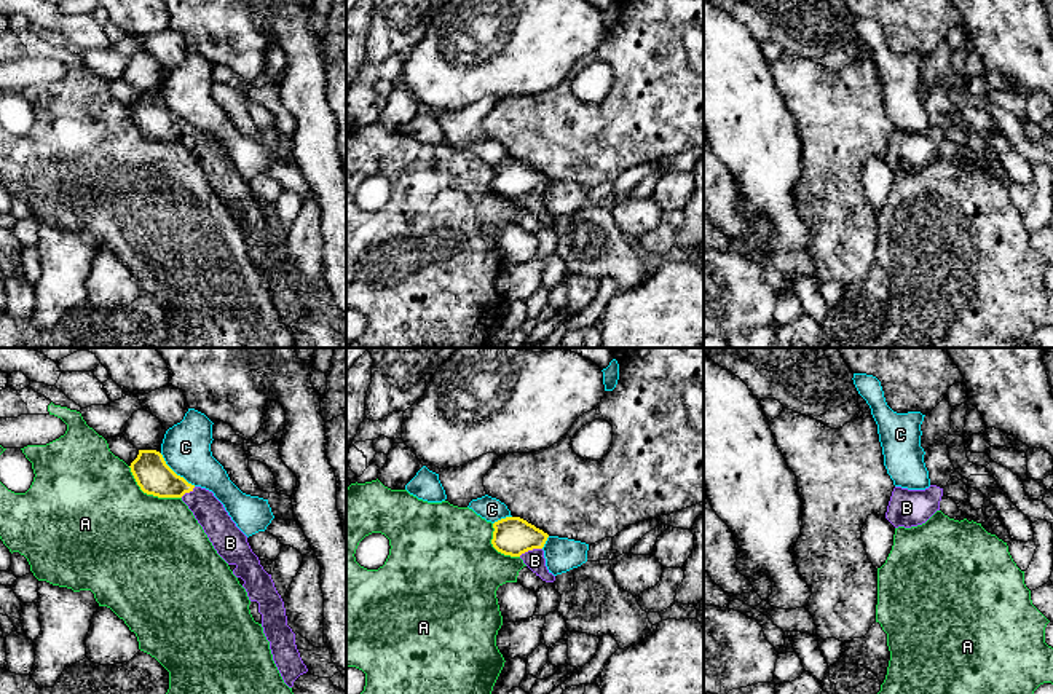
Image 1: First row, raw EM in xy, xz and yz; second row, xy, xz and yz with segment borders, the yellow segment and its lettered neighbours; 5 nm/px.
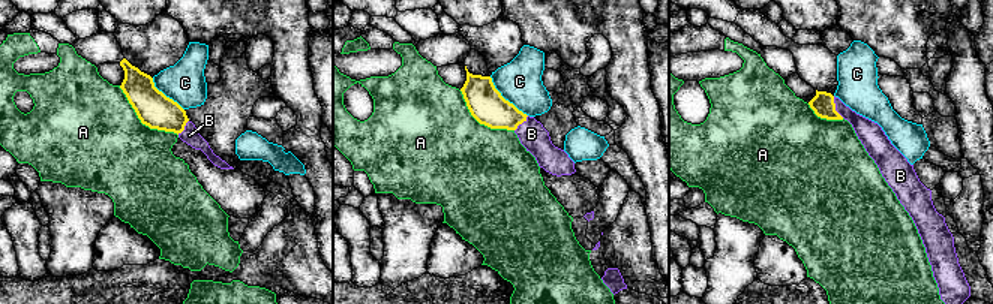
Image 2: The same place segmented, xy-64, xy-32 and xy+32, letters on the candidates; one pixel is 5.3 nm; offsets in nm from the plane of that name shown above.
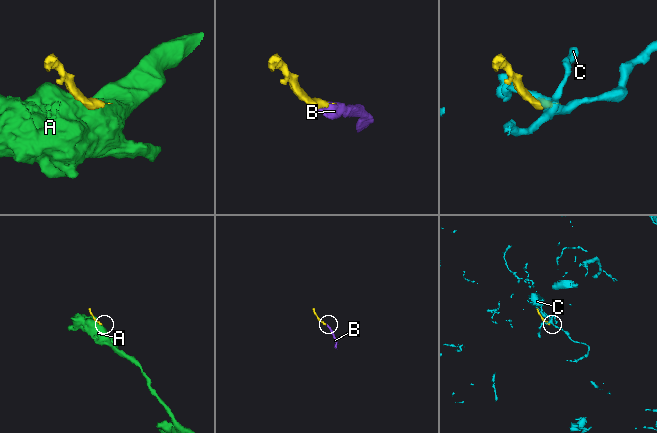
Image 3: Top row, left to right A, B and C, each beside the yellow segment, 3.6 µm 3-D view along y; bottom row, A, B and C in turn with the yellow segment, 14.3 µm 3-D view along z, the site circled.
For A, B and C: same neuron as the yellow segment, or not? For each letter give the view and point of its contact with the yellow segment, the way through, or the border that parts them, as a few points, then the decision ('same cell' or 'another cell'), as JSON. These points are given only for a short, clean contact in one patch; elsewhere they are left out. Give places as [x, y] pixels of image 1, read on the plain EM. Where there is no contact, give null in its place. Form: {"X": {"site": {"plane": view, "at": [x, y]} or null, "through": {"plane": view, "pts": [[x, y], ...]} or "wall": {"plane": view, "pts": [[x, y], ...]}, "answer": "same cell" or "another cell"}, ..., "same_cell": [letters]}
{"A": {"site": {"plane": "xy", "at": [150, 136]}, "answer": "another cell"}, "B": {"site": {"plane": "xz", "at": [530, 192]}, "through": {"plane": "xz", "pts": [[512, 179], [519, 181], [530, 192], [535, 203]]}, "answer": "same cell"}, "C": {"site": {"plane": "xy", "at": [174, 115]}, "answer": "another cell"}, "same_cell": ["B"]}

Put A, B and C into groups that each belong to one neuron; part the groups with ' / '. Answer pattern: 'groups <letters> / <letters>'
groups A / B / C

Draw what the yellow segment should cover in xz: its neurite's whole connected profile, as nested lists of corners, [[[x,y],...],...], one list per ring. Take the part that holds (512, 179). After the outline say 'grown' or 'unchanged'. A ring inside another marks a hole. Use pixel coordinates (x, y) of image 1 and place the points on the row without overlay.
[[[506,160],[493,166],[493,190],[511,199],[520,199],[523,206],[542,223],[554,225],[555,219],[547,212],[544,187],[547,175],[520,160]]] | grown

